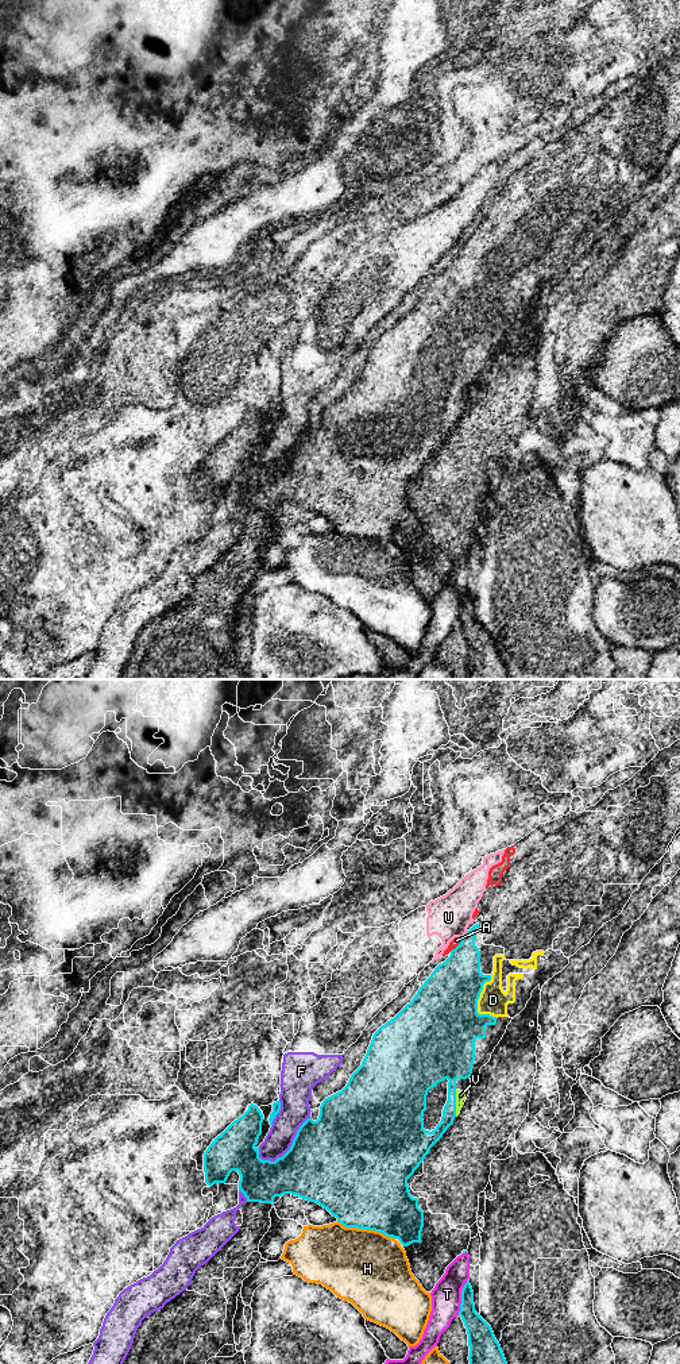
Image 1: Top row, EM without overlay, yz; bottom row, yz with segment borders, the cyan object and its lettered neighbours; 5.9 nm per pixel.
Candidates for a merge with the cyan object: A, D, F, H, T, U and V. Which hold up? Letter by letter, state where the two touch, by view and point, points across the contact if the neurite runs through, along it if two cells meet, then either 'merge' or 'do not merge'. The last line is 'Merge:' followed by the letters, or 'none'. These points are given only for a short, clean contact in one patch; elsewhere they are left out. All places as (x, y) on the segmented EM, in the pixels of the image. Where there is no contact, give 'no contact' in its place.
A: contact yz (458, 946); border yz (462, 939), (449, 951); do not merge
D: contact yz (476, 1002); merge
F: contact yz (290, 1148); do not merge
H: contact yz (366, 1228); do not merge
T: contact yz (462, 1297); border yz (467, 1279), (462, 1290), (458, 1314); do not merge
U: contact yz (466, 935); border yz (467, 931), (462, 939); do not merge
V: contact yz (455, 1104); merge
Merge: D, V

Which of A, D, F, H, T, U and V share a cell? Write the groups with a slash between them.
A F U / D V / H / T

